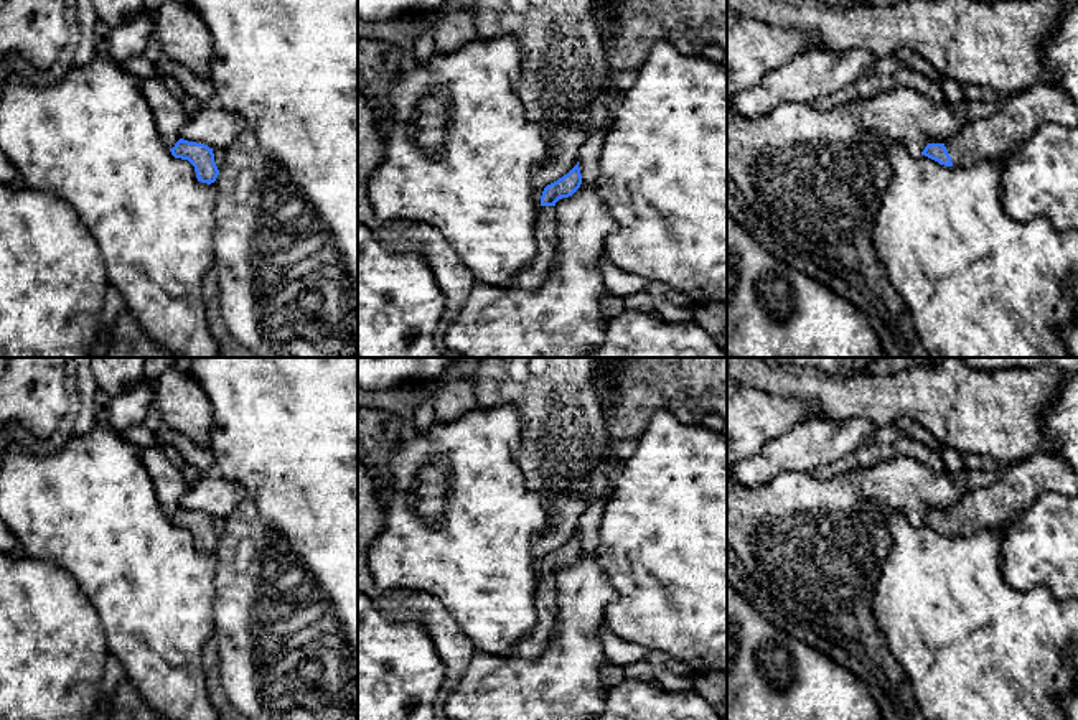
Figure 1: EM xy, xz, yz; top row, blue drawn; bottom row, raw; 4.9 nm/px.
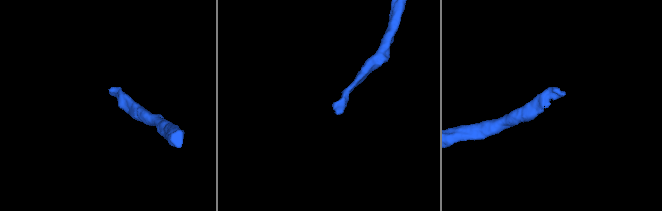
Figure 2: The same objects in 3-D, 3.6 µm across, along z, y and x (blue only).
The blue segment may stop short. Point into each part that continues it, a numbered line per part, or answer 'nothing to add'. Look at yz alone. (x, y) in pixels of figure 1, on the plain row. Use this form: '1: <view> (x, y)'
1: yz (1019, 486)

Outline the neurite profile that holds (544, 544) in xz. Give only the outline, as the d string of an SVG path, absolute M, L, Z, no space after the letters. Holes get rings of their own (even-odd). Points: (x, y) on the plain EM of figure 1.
M480 358L473 376L478 409L513 404L519 412L521 440L516 463L523 471L527 489L537 493L547 514L549 534L532 539L534 567L541 577L541 565L547 554L567 544L579 531L587 503L585 483L592 470L607 458L610 435L600 404L592 392L590 358Z

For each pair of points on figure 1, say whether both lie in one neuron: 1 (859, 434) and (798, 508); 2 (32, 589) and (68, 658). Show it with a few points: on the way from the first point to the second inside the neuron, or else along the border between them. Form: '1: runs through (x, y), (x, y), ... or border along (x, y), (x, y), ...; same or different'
1: border along (805, 470), (783, 470), (767, 481); different
2: runs through (32, 605), (32, 621), (51, 641); same

